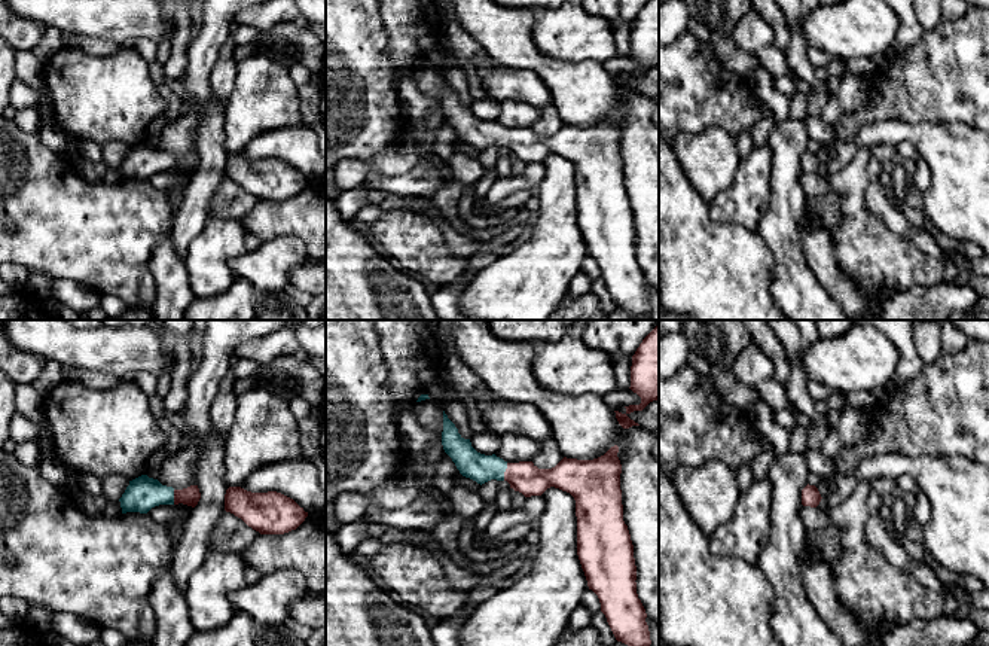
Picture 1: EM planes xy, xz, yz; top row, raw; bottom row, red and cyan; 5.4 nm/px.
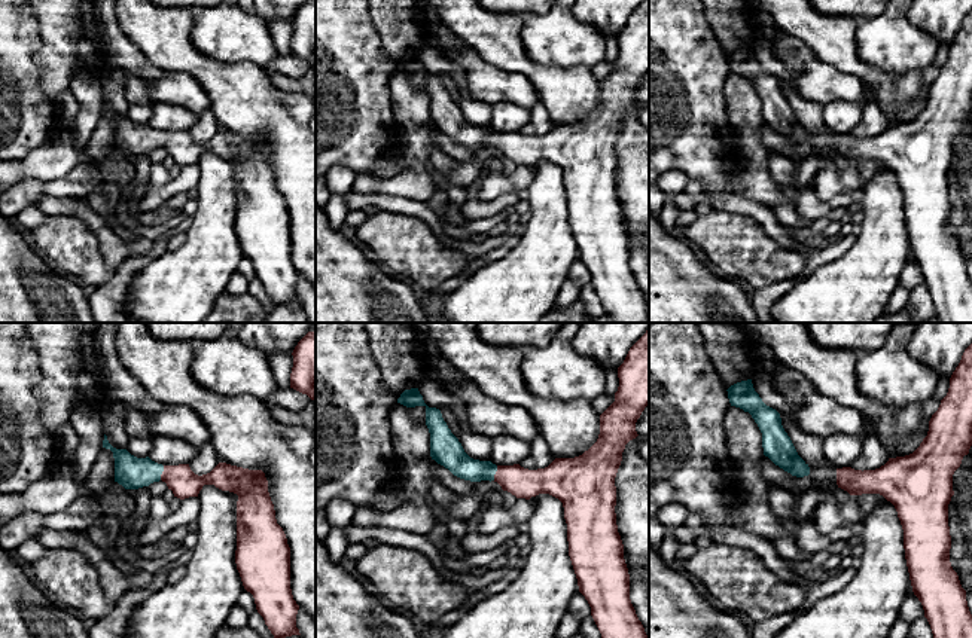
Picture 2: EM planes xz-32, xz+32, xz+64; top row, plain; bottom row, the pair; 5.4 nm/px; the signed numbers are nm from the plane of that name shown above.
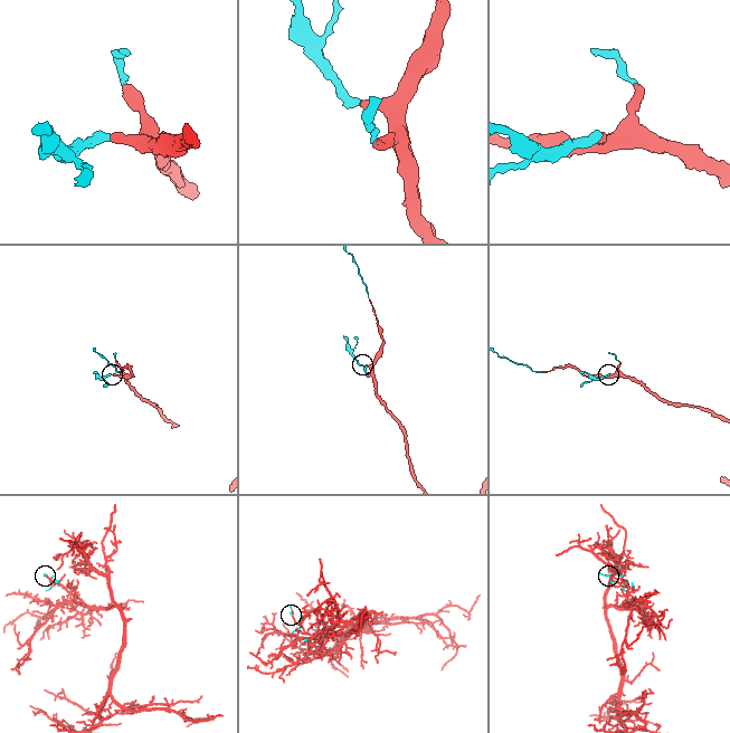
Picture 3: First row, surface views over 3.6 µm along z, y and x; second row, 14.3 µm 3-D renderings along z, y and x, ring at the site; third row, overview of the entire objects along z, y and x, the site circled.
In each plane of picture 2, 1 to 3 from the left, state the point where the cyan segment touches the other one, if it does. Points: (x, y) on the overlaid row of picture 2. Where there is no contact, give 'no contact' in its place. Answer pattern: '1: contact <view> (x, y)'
1: contact xz-32 (162, 473)
2: contact xz+32 (496, 473)
3: no contact

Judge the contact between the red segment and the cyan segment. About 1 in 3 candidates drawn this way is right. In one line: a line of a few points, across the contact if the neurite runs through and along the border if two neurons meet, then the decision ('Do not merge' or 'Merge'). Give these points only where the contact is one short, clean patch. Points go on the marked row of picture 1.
Merge

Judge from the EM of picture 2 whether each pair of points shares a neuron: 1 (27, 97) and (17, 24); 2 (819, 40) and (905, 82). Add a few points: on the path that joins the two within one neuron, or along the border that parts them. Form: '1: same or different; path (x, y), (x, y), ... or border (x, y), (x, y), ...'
1: same; path (18, 79), (17, 42)
2: same; path (840, 52), (853, 66), (884, 84)

